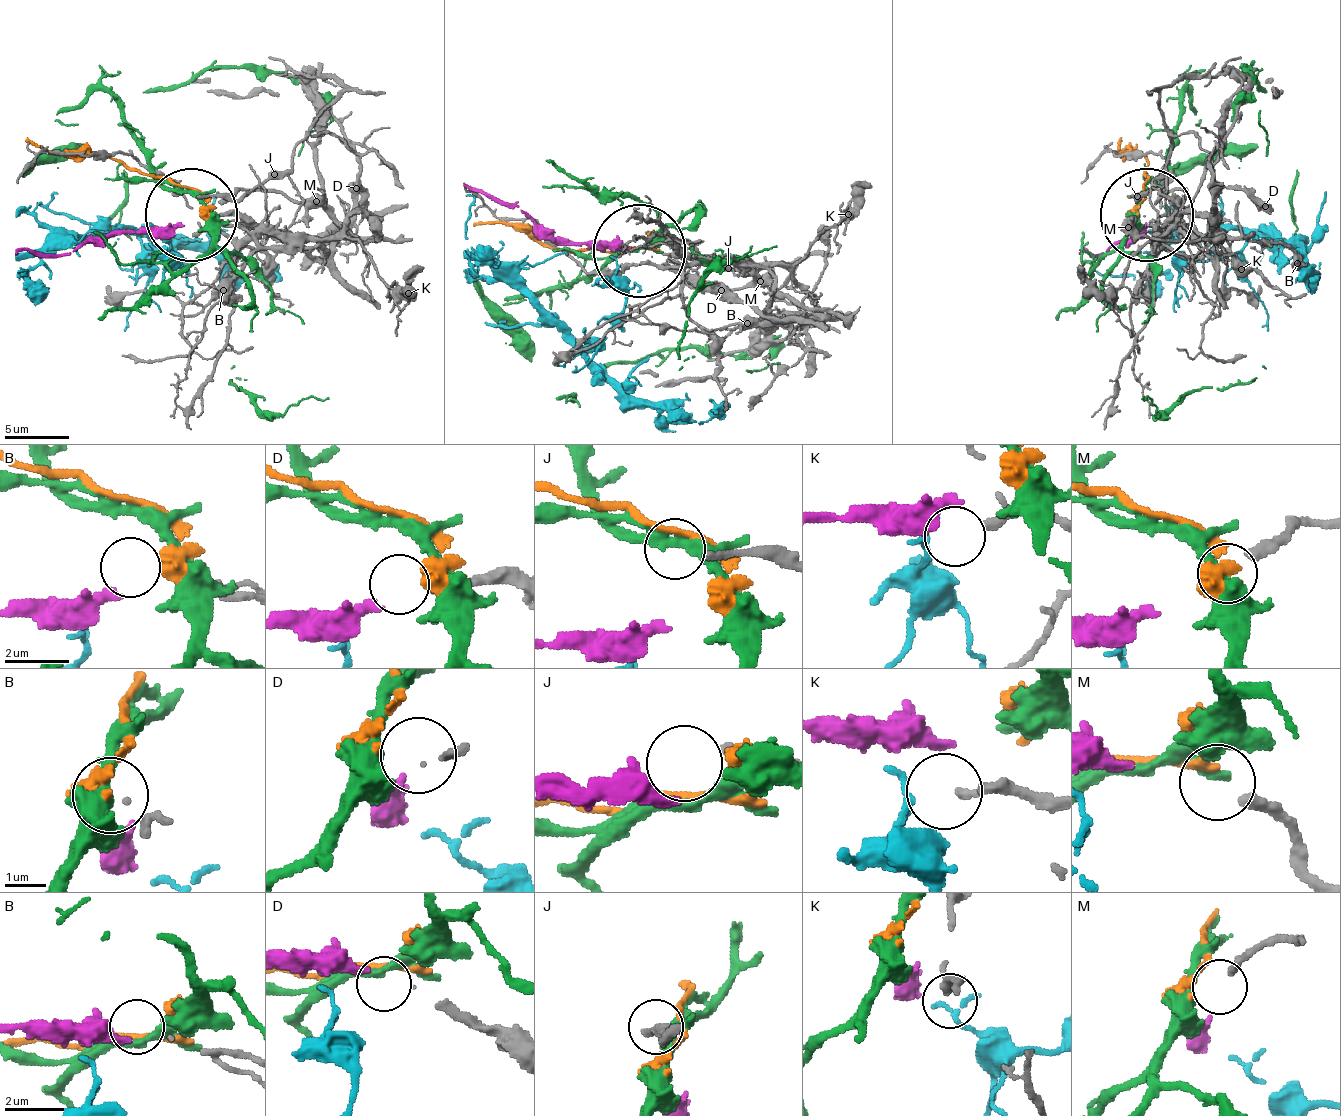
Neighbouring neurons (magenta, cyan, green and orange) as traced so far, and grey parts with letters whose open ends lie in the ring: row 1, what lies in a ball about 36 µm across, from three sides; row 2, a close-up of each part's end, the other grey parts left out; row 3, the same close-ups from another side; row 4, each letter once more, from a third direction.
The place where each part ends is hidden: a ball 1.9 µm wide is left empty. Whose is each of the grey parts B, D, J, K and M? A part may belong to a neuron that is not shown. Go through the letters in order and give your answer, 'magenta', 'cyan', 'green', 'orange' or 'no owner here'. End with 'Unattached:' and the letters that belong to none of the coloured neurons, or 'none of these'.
B: no owner here
D: magenta
J: no owner here
K: no owner here
M: orange
Unattached: B, J, K

